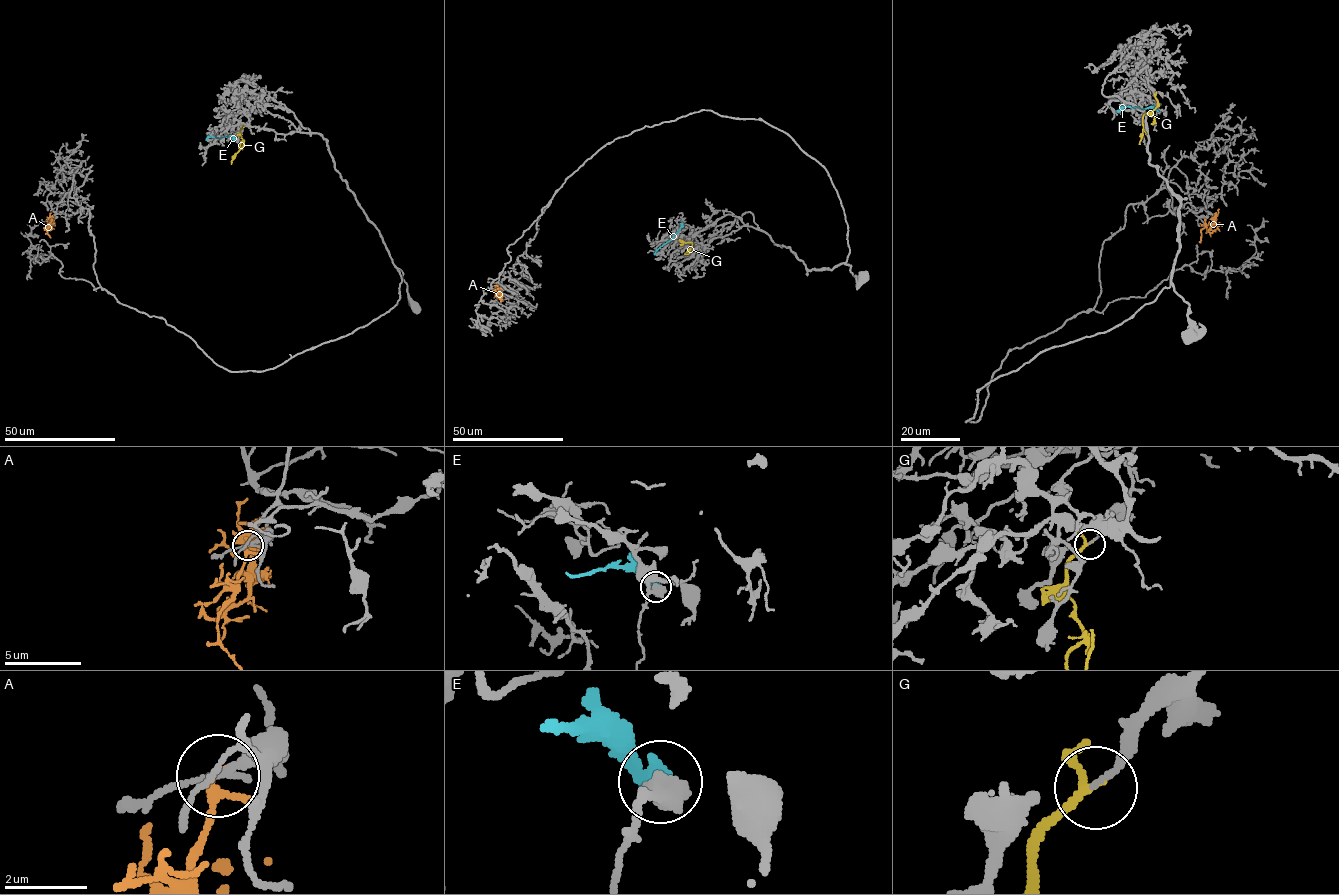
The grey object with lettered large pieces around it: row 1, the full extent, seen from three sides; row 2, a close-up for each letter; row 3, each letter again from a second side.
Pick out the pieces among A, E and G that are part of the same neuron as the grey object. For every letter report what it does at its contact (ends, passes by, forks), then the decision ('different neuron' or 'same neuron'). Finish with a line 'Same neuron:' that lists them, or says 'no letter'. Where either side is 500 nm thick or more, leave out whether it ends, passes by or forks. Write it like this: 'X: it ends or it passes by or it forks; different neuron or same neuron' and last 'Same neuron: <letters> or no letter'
A: it passes by; different neuron
E: different neuron
G: it passes by; same neuron
Same neuron: G

